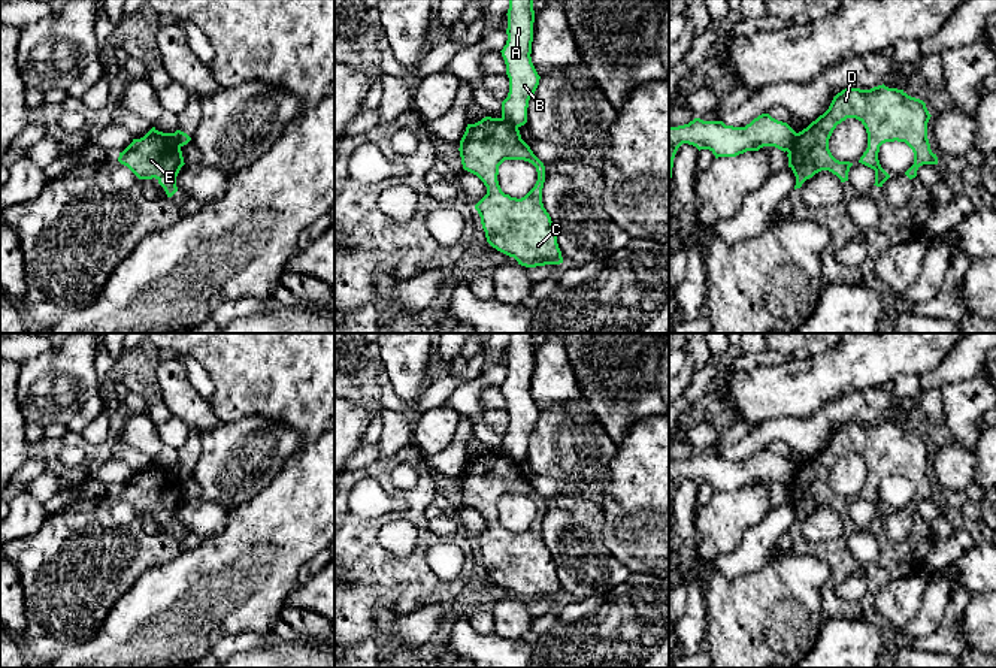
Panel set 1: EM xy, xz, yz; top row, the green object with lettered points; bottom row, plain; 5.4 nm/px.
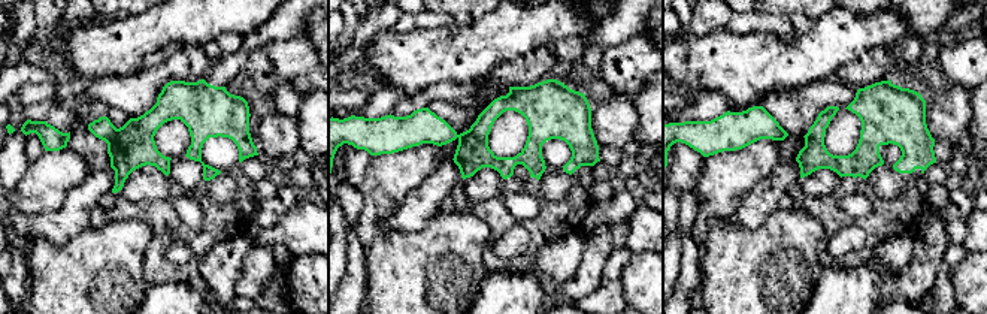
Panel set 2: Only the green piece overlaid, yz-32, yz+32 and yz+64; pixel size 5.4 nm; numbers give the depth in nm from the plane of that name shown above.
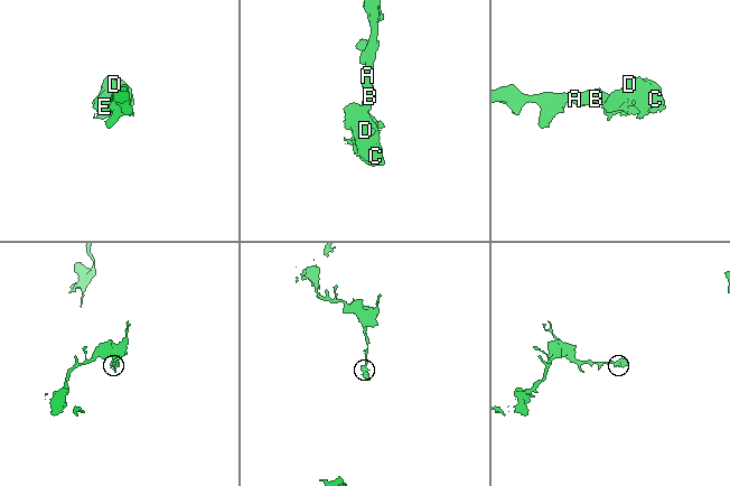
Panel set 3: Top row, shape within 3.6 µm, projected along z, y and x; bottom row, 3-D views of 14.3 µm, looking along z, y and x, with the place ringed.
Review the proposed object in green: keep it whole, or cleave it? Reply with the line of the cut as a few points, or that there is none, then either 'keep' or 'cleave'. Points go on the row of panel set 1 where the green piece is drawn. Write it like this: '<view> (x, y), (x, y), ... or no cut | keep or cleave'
yz (798, 133), (787, 151) | cleave

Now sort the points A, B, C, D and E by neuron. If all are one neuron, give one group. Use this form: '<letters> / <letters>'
A B / C D E

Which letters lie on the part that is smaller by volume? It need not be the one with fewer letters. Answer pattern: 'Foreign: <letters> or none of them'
Foreign: C, D, E

